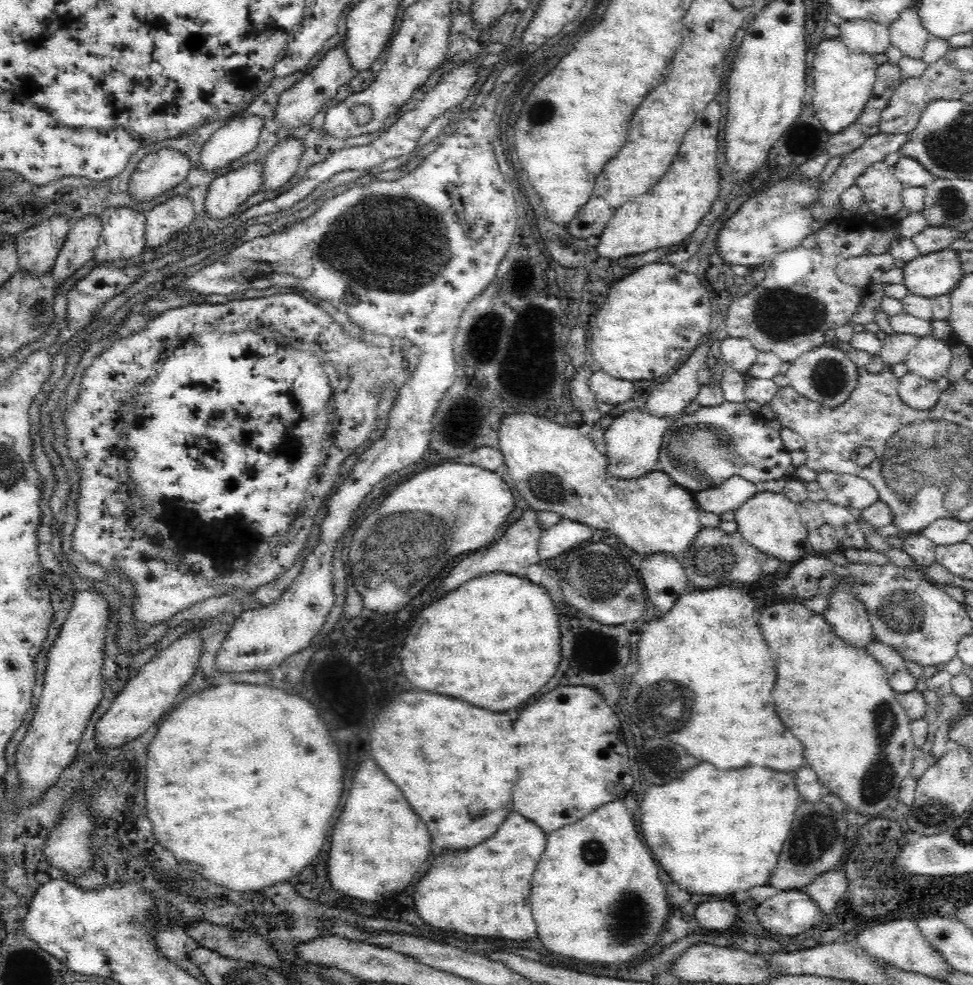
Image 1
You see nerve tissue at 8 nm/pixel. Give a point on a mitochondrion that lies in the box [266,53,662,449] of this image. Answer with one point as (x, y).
(334, 255)

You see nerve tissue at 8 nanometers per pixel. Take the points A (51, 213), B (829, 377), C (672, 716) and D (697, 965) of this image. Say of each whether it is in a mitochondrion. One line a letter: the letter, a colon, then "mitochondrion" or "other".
A: other
B: mitochondrion
C: mitochondrion
D: other

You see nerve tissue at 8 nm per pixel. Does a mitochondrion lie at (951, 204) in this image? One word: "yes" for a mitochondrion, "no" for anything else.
yes

